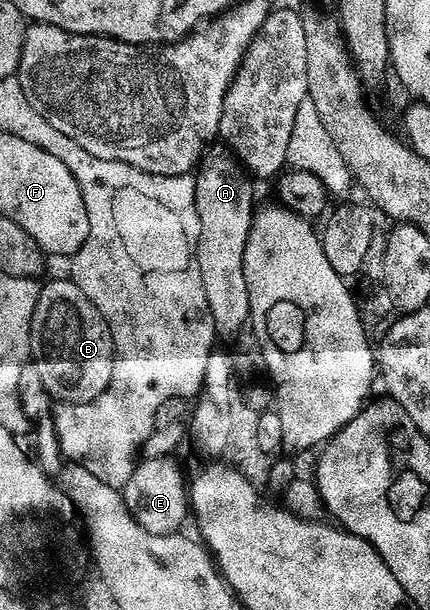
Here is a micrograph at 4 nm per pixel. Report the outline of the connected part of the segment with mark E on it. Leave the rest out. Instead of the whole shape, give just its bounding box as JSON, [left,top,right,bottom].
[123,457,191,536]

